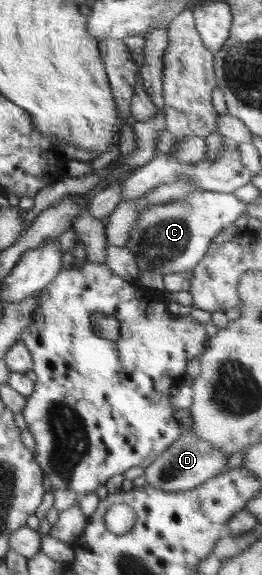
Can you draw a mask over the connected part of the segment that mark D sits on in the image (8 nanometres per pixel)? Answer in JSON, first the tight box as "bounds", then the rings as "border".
{"bounds":[144,425,227,492],"border":[[[188,425],[181,431],[180,437],[172,442],[156,459],[145,467],[144,477],[146,485],[167,492],[191,490],[197,485],[202,485],[207,479],[217,476],[227,469],[227,458],[220,450],[209,446],[208,442],[197,439],[194,431]]]}

